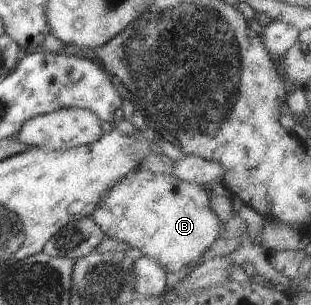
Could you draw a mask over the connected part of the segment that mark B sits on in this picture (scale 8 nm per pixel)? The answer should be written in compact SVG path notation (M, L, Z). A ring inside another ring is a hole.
M136 169L124 175L108 189L98 200L91 218L106 237L121 241L163 265L167 272L175 272L196 262L196 260L214 243L221 232L218 216L209 208L211 193L193 183L180 181L170 174L153 174Z

